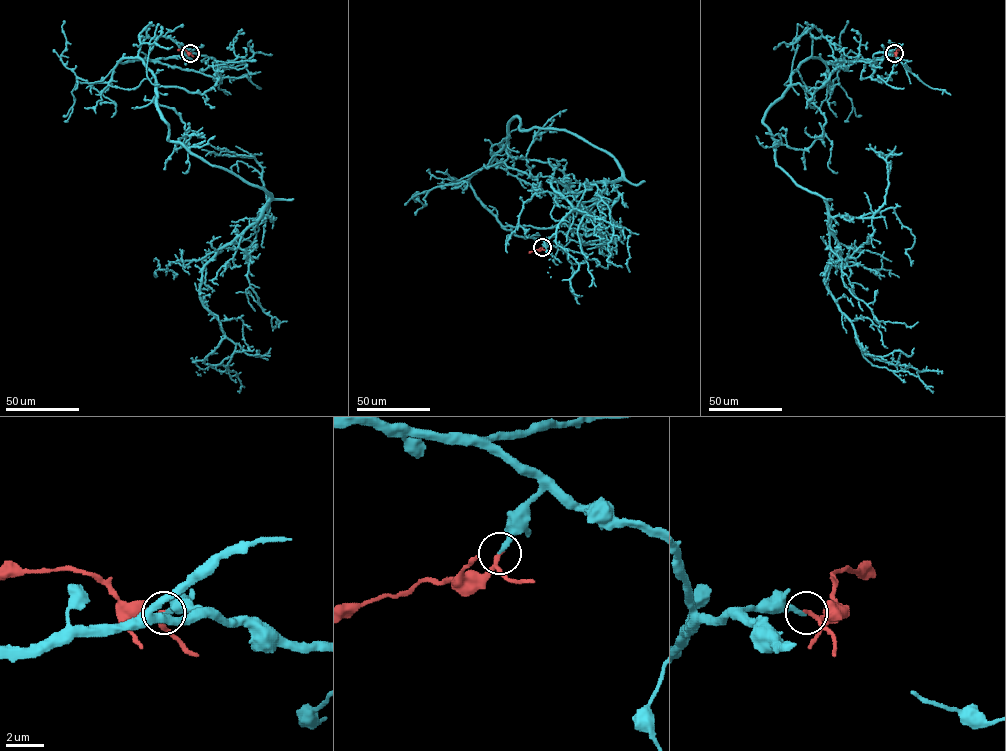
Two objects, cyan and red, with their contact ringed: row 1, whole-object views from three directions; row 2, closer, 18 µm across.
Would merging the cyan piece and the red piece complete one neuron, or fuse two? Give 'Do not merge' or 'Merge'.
Merge

